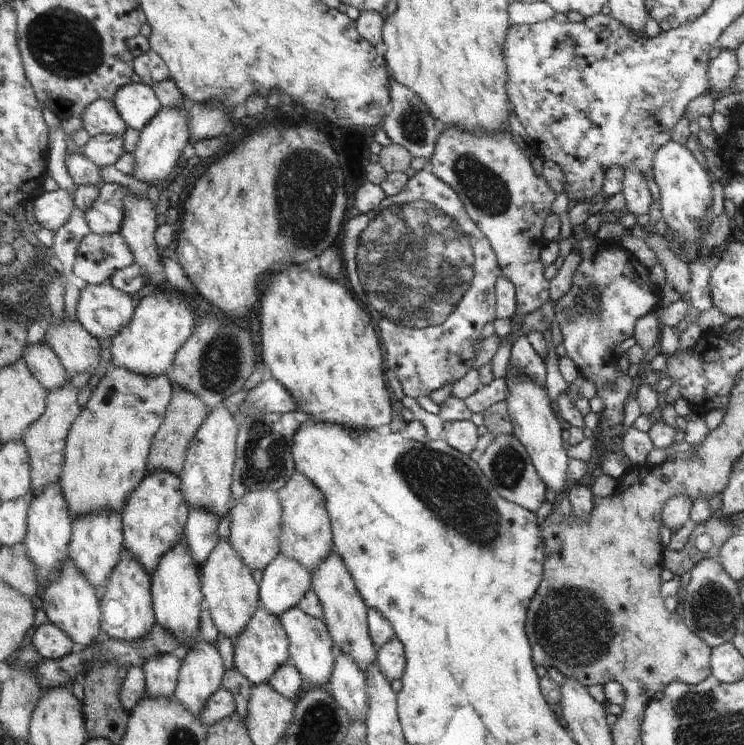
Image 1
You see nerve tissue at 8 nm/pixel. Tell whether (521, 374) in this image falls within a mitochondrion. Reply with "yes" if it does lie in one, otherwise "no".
no

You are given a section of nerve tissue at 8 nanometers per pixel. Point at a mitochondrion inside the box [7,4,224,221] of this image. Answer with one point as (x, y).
(64, 44)

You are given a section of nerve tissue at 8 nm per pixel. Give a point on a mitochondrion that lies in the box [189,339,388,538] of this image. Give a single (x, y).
(266, 452)

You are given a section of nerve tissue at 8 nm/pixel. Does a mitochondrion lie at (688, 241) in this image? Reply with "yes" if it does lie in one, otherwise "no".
yes

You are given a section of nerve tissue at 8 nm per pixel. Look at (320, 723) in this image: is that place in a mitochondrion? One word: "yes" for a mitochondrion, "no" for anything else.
yes

